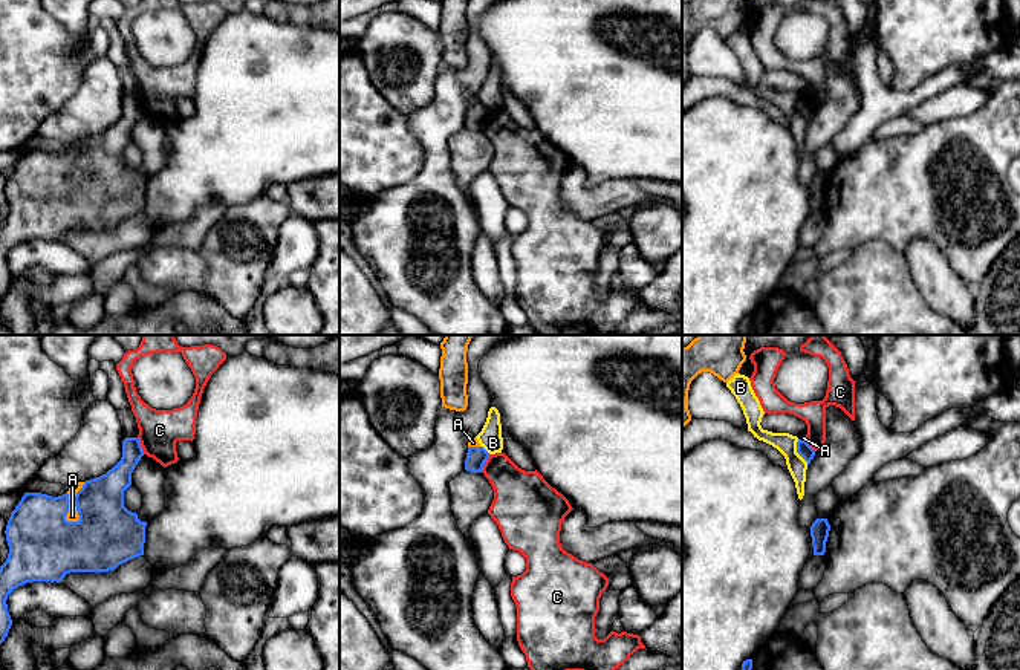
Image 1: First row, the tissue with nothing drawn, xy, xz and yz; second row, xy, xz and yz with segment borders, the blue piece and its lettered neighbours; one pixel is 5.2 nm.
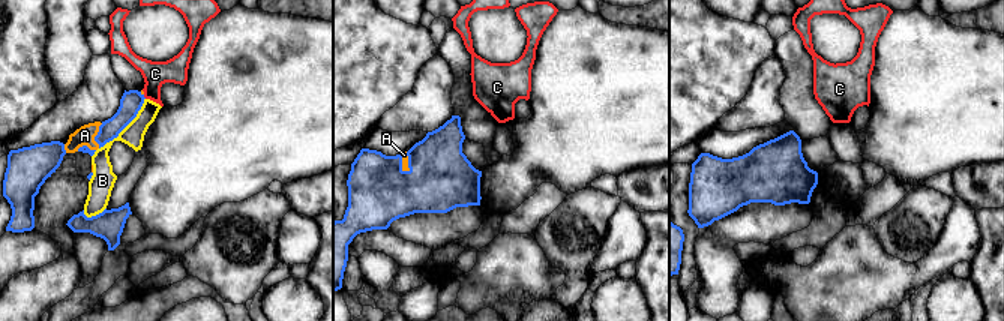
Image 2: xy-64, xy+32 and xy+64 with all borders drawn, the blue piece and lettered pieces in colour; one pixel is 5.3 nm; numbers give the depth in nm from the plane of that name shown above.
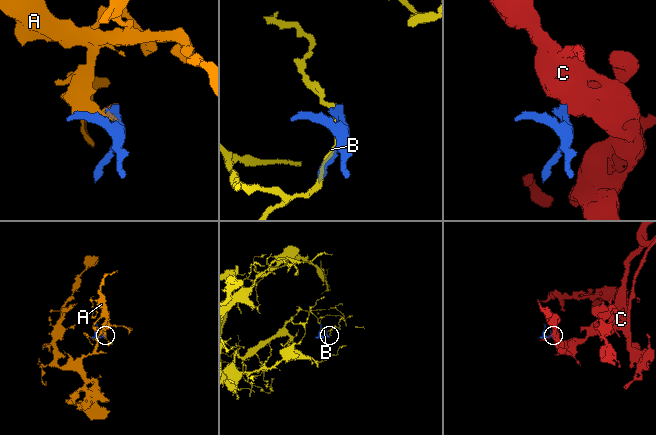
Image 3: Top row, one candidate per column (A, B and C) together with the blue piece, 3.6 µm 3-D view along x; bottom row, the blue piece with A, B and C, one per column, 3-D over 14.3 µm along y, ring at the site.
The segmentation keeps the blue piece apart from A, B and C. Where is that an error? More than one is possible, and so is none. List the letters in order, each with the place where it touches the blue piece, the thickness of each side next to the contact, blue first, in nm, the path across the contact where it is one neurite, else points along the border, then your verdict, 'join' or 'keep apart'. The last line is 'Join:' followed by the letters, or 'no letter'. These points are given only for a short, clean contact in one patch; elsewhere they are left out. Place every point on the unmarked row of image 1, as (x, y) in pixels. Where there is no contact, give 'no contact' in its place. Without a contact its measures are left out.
A: meets blue in xy at (75, 162); 340 nm thick on the blue side, 60 nm on the other; join
B: meets blue in yz at (797, 109); 80 nm thick on the blue side, 110 nm on the other; keep apart
C: meets blue in xz at (484, 121); 110 nm thick on the blue side, 280 nm on the other; border along xz (490, 112), (480, 129); keep apart
Join: A

